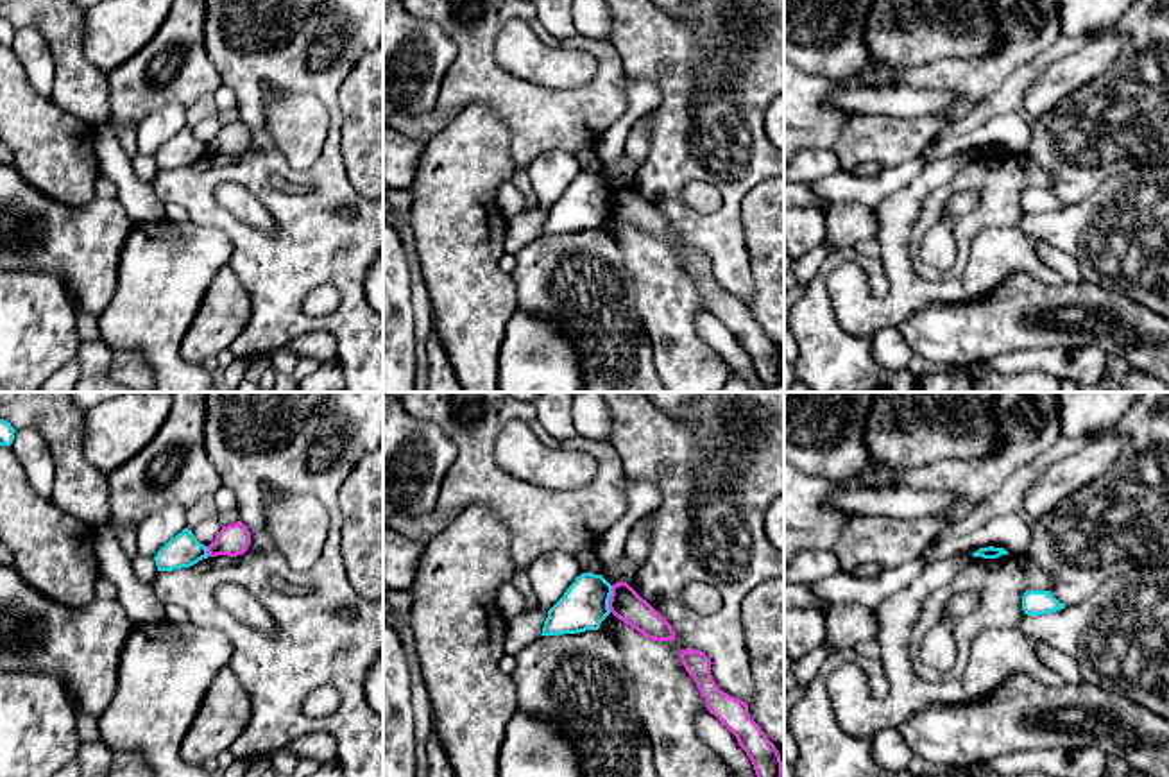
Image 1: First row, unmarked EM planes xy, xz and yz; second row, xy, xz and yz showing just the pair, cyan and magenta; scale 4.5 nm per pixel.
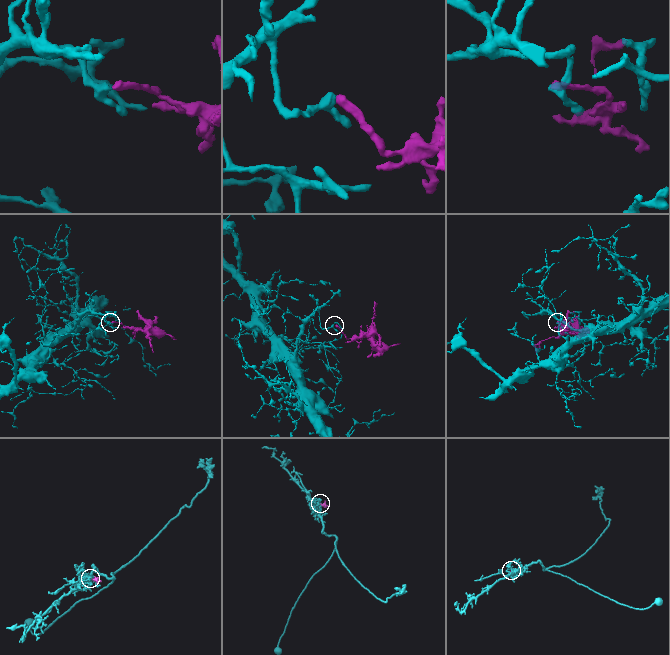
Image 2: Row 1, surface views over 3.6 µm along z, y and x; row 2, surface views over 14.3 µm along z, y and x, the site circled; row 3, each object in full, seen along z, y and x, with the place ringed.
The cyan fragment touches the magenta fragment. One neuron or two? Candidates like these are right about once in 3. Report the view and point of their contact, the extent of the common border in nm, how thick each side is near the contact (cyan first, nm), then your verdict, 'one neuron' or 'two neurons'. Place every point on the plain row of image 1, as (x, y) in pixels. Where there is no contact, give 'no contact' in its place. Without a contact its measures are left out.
contact xz (609, 197); length 120 nm; calibres 220 and 140 nm; two neurons

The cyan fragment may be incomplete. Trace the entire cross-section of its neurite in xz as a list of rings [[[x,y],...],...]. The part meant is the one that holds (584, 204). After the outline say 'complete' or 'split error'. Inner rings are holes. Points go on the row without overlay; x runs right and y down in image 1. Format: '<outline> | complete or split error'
[[[582,172],[548,209],[541,235],[580,233],[598,229],[610,213],[612,184],[594,172]]] | complete

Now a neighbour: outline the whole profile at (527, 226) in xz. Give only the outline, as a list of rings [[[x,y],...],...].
[[[539,204],[537,208],[525,209],[514,218],[507,220],[505,231],[505,252],[517,254],[521,247],[541,236],[548,208]]]

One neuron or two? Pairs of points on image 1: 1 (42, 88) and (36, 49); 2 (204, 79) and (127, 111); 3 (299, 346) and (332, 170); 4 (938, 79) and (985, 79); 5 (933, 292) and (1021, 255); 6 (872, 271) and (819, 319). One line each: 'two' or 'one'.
1: one
2: one
3: two
4: one
5: one
6: one

